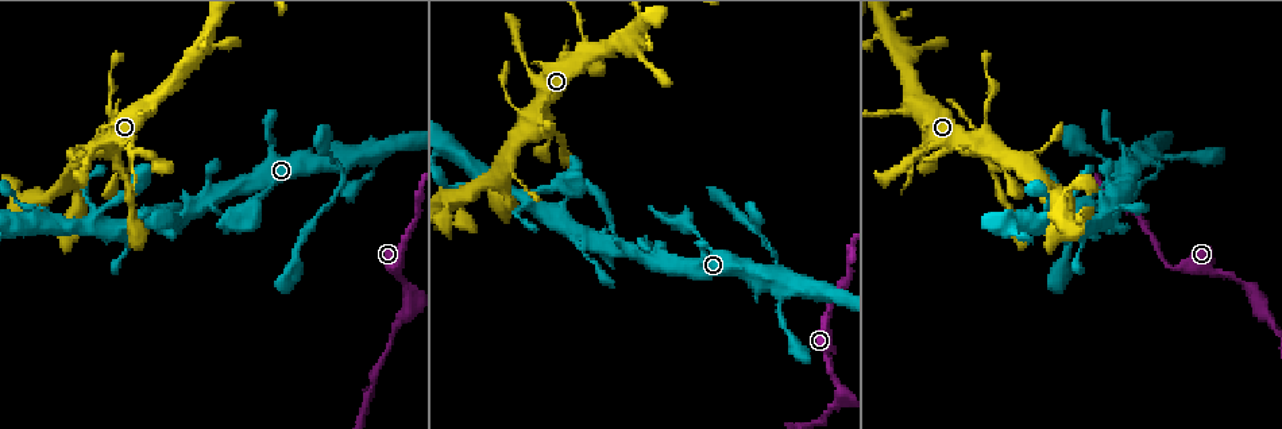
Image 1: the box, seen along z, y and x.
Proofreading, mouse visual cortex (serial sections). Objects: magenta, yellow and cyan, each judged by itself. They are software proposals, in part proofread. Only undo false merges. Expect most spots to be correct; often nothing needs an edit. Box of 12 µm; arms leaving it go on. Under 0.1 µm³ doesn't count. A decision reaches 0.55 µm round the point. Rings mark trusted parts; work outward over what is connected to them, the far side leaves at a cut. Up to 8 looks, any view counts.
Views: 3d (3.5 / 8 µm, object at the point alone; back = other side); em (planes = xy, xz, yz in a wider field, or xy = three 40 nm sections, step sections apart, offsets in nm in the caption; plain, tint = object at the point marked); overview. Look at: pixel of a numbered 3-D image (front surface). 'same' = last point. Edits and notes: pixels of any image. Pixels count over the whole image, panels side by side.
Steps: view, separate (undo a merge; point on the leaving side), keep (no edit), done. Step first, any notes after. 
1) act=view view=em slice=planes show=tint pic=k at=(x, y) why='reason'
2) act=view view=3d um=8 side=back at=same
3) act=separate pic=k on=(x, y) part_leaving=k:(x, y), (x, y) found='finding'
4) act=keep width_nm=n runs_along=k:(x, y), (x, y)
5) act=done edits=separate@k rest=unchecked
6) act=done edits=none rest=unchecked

act=view view=3d um=3.5 pic=1 at=(132, 152) why='abrupt turn'

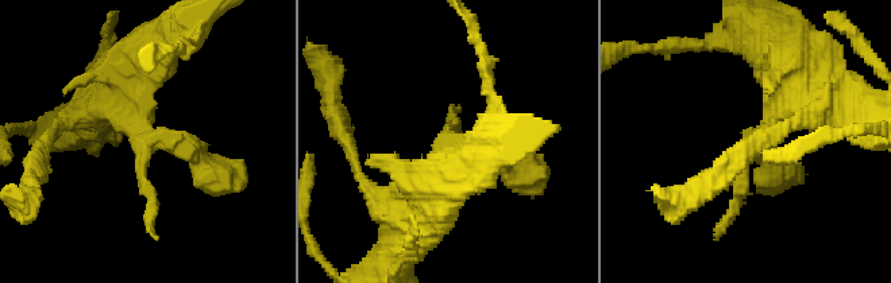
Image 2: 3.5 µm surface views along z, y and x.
act=view view=em slice=xy step=3 show=plain pic=2 at=(149, 138) why='shape alone is not enough'

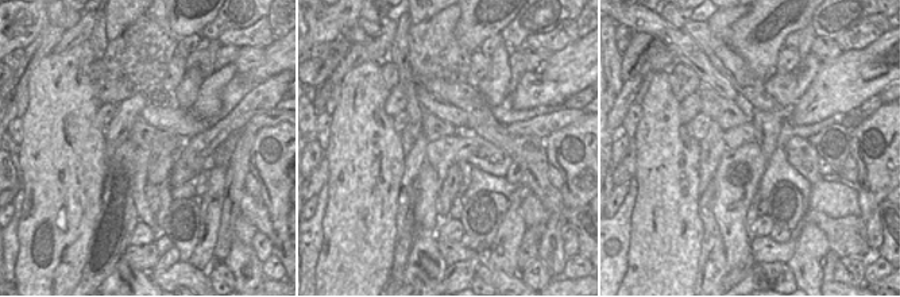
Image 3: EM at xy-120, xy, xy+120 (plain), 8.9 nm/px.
act=view view=em slice=xy step=3 show=tint at=same why='with the object marked'

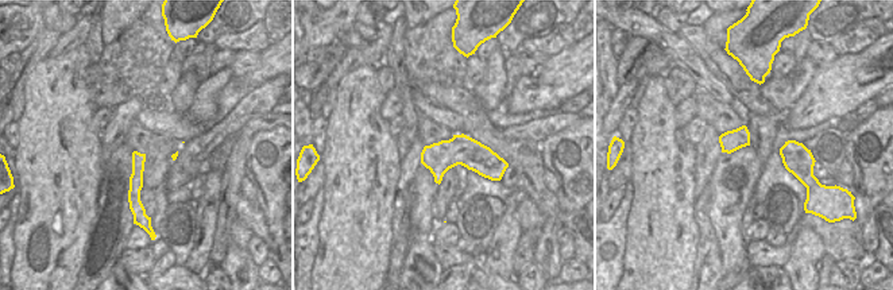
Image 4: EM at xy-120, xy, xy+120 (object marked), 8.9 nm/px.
act=keep runs_along=2:(124, 78), (145, 136), (220, 178) found='one cell here'

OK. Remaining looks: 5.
act=view view=3d um=8 side=back pic=1 at=(114, 156) why='a fork'

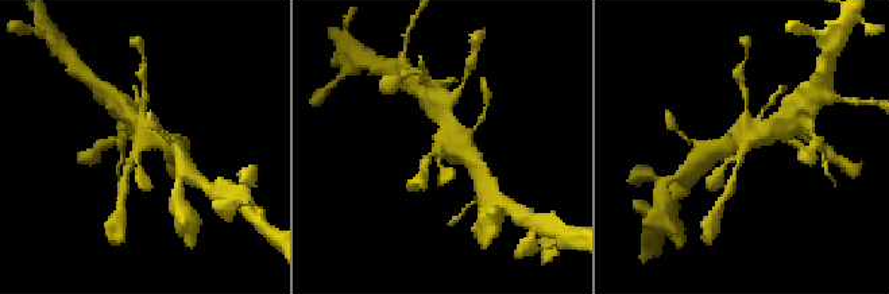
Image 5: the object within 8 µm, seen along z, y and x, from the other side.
act=view view=3d um=3.5 side=back pic=5 at=(442, 143) why='closer look'

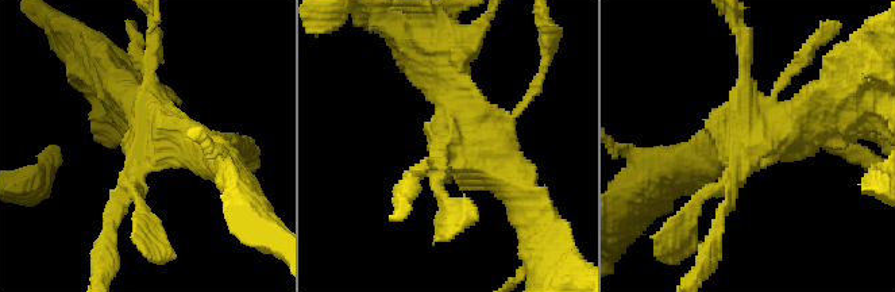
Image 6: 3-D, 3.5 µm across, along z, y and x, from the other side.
act=view view=em slice=xy step=5 show=tint pic=6 at=(445, 149)

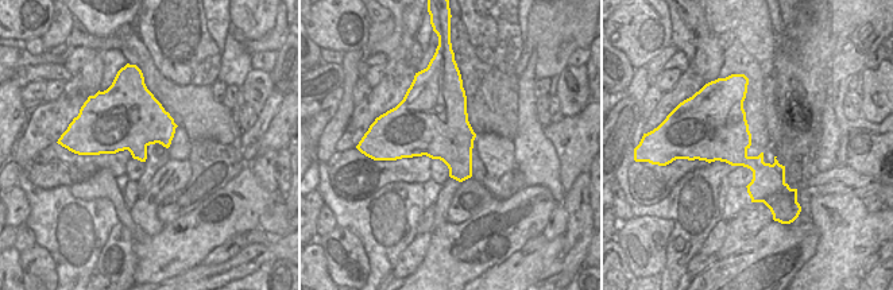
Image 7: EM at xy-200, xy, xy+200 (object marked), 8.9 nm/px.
act=keep runs_along=6:(434, 68), (463, 143), (525, 206) found='continuous, no second cell'

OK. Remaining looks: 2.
act=view view=3d um=3.5 pic=1 at=(1271, 318) why='sudden change in width'

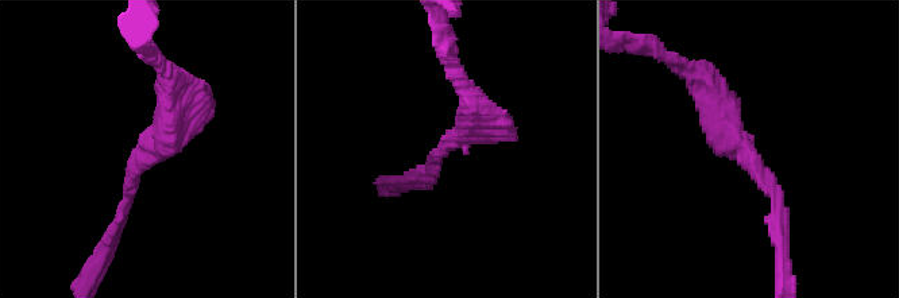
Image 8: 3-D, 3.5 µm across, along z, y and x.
act=view view=em slice=xy step=3 show=tint pic=8 at=(745, 153) arm_widths_nm=150,400

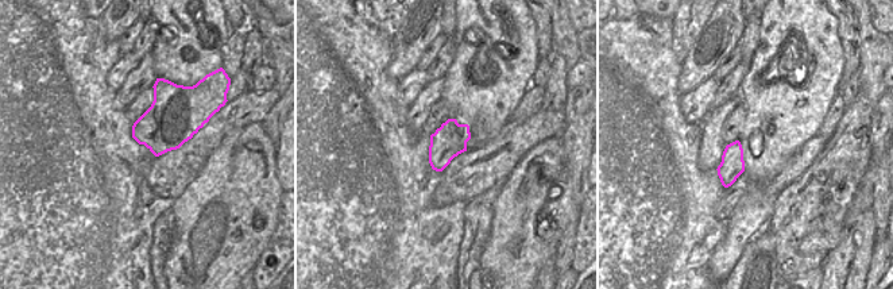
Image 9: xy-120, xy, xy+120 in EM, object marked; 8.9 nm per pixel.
act=keep runs_along=8:(703, 82), (780, 202), (776, 227) found='continuous, no second cell'

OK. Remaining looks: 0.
act=done edits=none rest=unchecked

